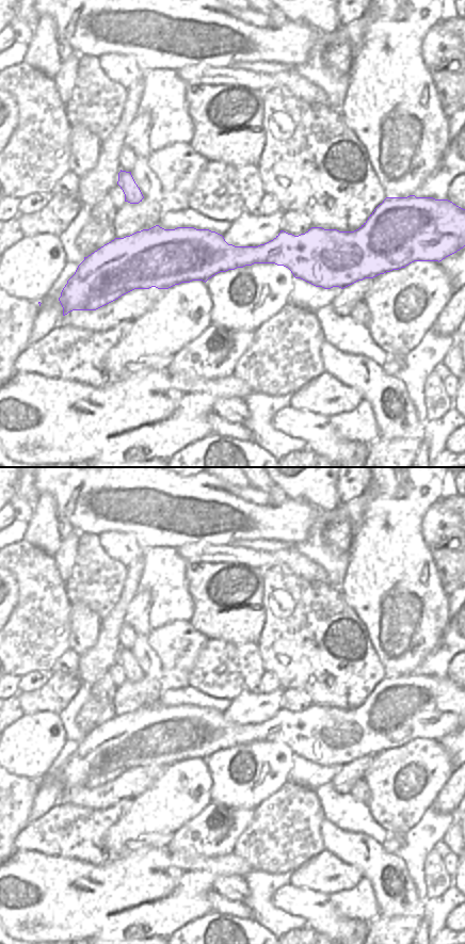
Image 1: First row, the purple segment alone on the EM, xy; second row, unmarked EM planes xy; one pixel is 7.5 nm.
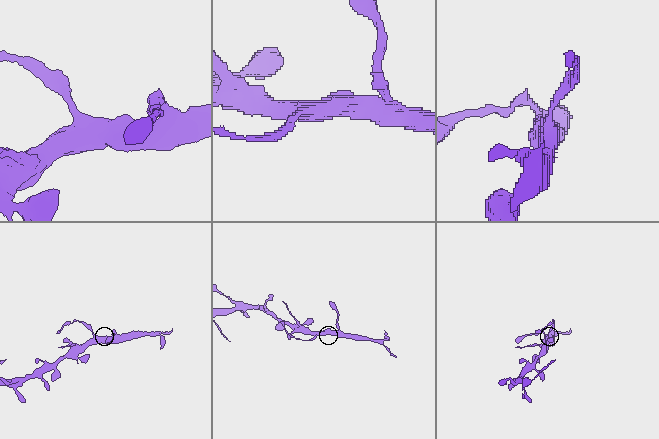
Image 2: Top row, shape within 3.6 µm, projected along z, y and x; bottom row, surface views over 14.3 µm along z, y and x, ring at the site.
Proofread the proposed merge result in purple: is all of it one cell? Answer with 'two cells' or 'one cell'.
two cells

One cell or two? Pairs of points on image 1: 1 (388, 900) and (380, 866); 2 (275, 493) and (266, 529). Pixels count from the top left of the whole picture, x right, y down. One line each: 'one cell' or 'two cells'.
1: one cell
2: two cells

